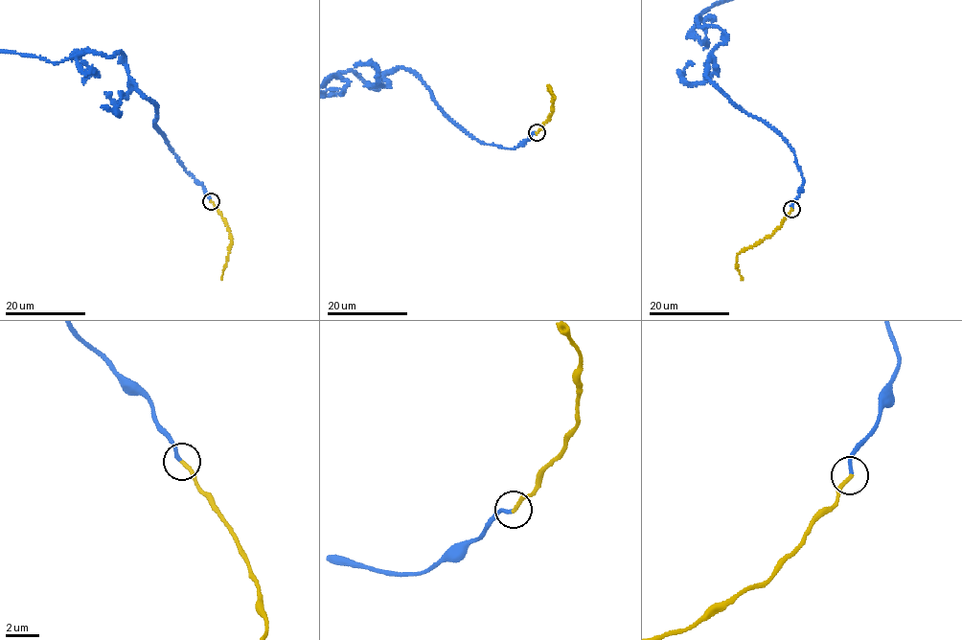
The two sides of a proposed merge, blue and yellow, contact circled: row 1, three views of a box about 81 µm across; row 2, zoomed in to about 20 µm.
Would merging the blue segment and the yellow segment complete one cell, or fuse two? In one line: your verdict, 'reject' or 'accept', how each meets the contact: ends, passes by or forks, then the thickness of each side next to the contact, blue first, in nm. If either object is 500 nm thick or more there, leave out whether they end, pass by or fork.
accept | blue ends | yellow ends | 220/240 nm

